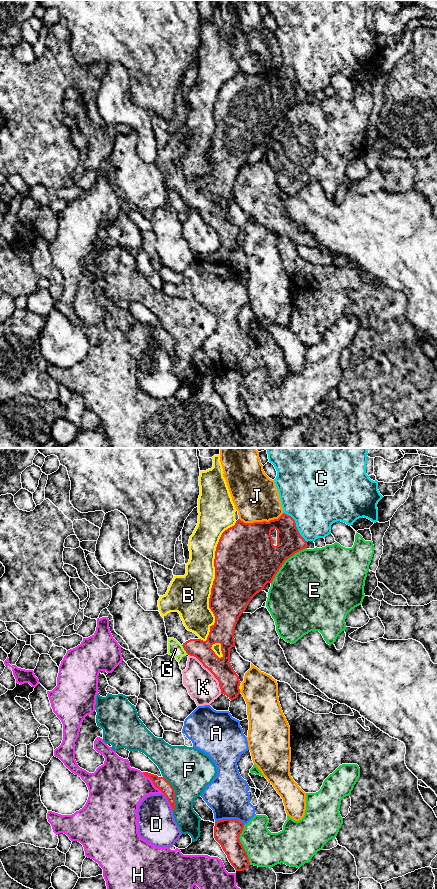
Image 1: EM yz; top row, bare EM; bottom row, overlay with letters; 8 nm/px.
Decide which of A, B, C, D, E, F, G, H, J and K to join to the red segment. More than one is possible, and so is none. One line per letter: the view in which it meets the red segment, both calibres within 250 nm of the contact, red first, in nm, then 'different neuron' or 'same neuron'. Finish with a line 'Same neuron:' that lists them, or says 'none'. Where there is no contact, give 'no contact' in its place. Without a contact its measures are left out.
A: yz | 200/340 nm | different neuron
B: yz | 440/320 nm | different neuron
C: yz | 200/460 nm | different neuron
D: yz | 100/300 nm | different neuron
E: yz | 420/480 nm | different neuron
F: yz | 100/360 nm | different neuron
G: yz | 150/120 nm | different neuron
H: yz | 100/360 nm | different neuron
J: yz | 440/360 nm | different neuron
K: yz | 170/240 nm | different neuron
Same neuron: none

